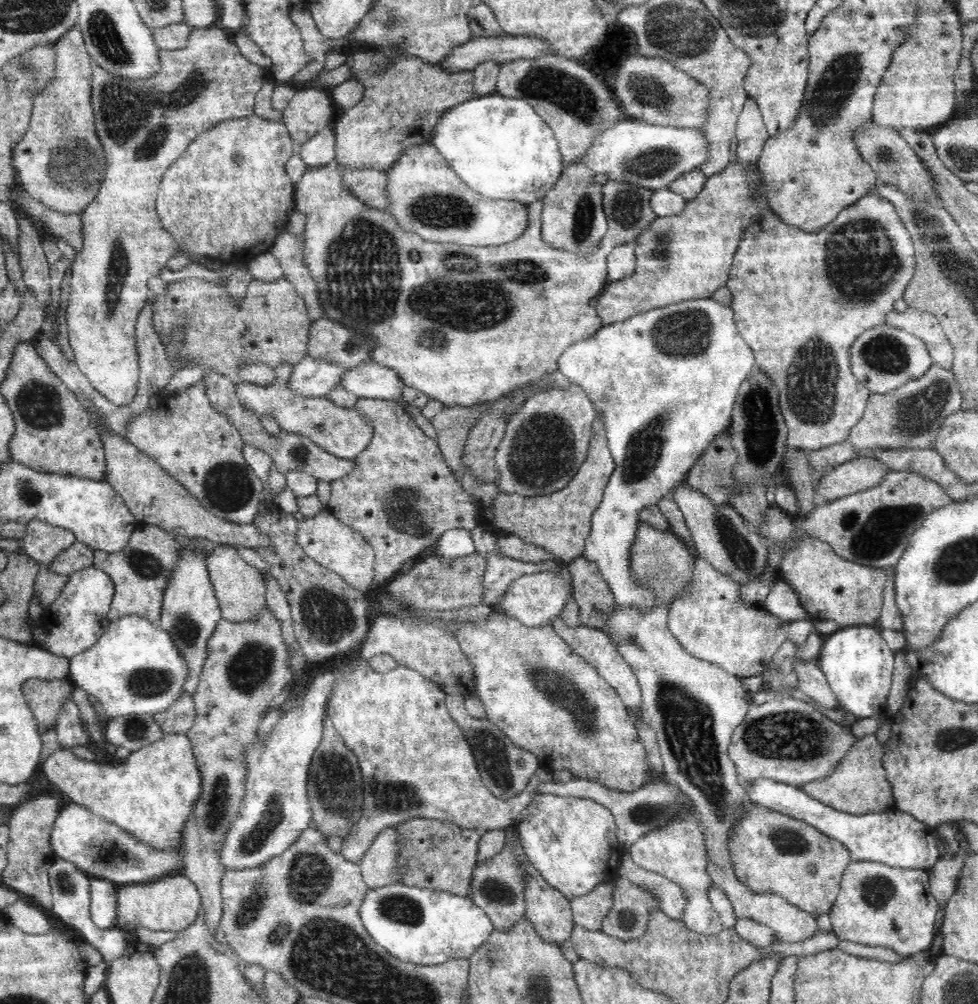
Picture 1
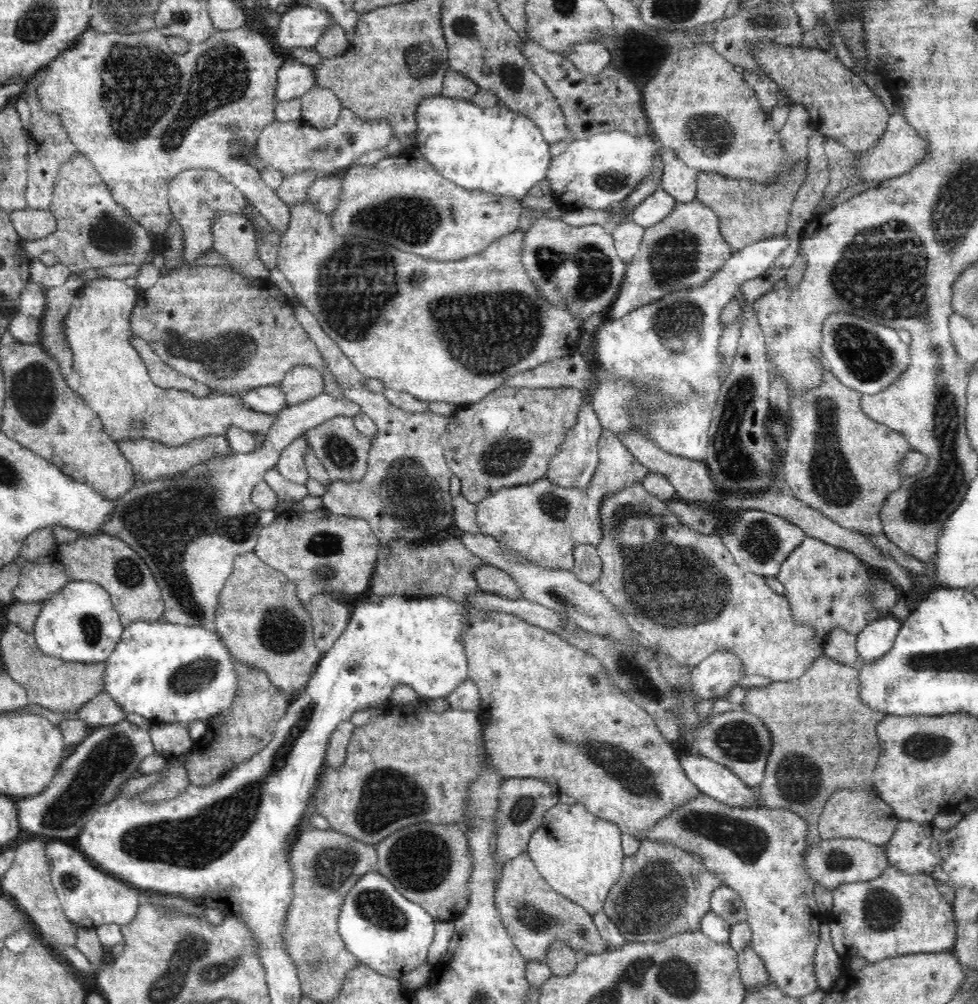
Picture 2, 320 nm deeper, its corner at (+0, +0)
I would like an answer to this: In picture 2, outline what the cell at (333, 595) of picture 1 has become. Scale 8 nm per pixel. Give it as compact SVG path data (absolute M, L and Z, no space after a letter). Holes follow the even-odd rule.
M314 594L308 612L312 616L316 647L328 653L341 638L351 618L346 604L327 594Z

